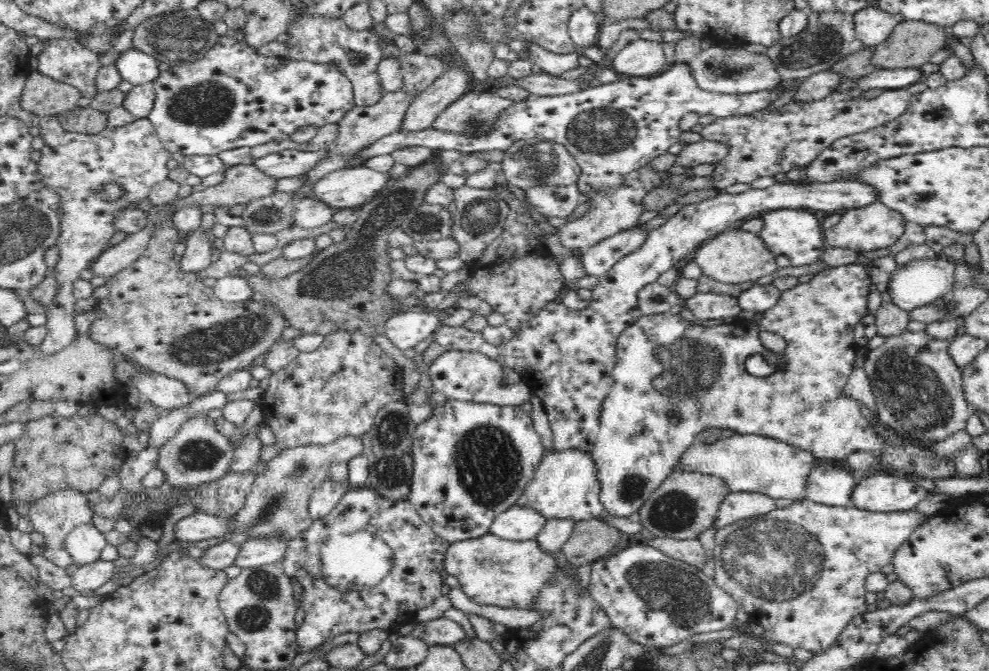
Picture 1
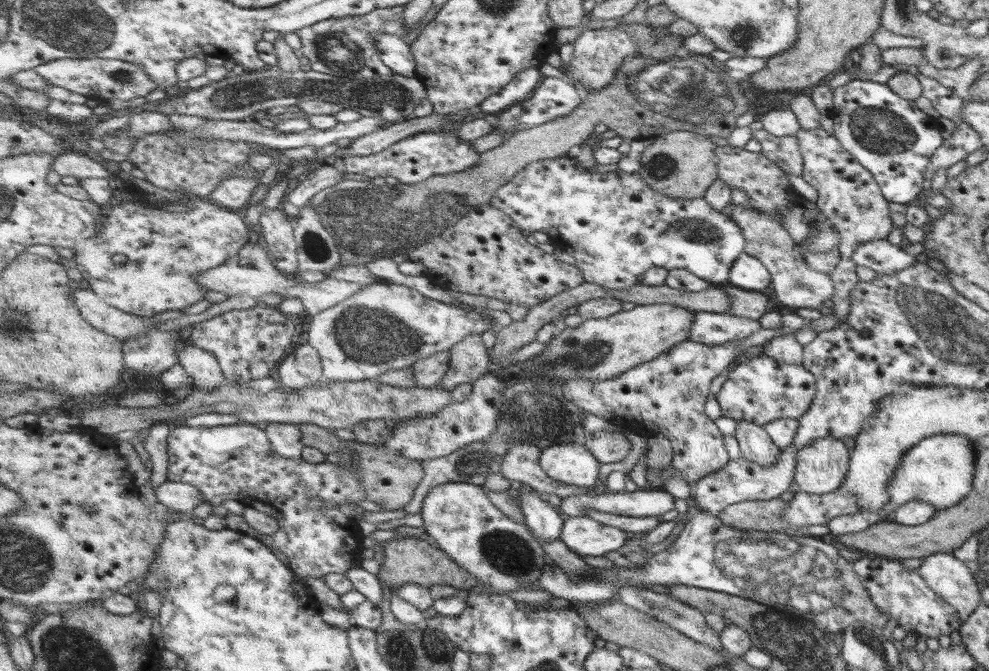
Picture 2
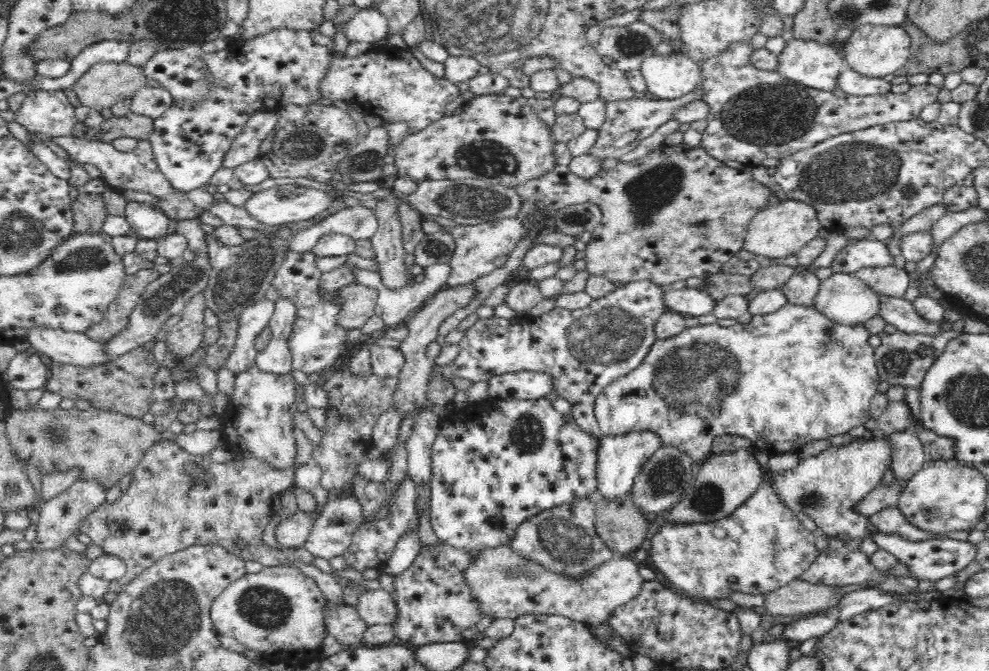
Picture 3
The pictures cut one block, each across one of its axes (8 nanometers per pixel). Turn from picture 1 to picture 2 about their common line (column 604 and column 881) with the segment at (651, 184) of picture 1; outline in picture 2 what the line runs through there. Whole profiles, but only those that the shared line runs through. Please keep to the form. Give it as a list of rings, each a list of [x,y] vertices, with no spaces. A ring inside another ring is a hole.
[[[799,129],[795,132],[800,155],[802,156],[802,174],[800,178],[811,186],[816,193],[815,206],[821,219],[828,222],[839,236],[840,260],[828,274],[832,280],[831,302],[836,303],[847,298],[851,288],[858,281],[855,276],[852,253],[859,242],[885,240],[891,232],[892,223],[888,218],[888,203],[882,198],[871,174],[863,168],[841,145],[826,131]]]

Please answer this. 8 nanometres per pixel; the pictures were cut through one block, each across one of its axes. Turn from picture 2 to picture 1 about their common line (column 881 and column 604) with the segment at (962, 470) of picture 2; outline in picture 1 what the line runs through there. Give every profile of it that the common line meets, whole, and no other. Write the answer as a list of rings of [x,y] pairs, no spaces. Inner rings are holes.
[[[577,448],[555,451],[544,456],[536,468],[534,480],[528,484],[517,504],[532,506],[547,519],[574,519],[576,522],[598,519],[605,514],[600,490],[602,487],[591,453]]]

